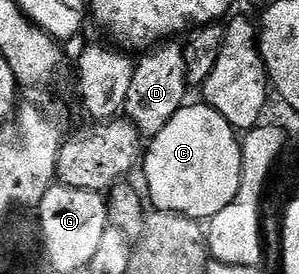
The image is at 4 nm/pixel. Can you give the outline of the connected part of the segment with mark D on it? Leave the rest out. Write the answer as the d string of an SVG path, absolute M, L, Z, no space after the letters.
M162 42L142 56L145 57L138 59L133 69L123 116L142 137L152 138L159 134L159 130L163 130L163 126L167 126L167 122L171 122L171 118L175 118L180 108L185 107L185 91L190 91L191 86L185 77L185 50L180 43Z

